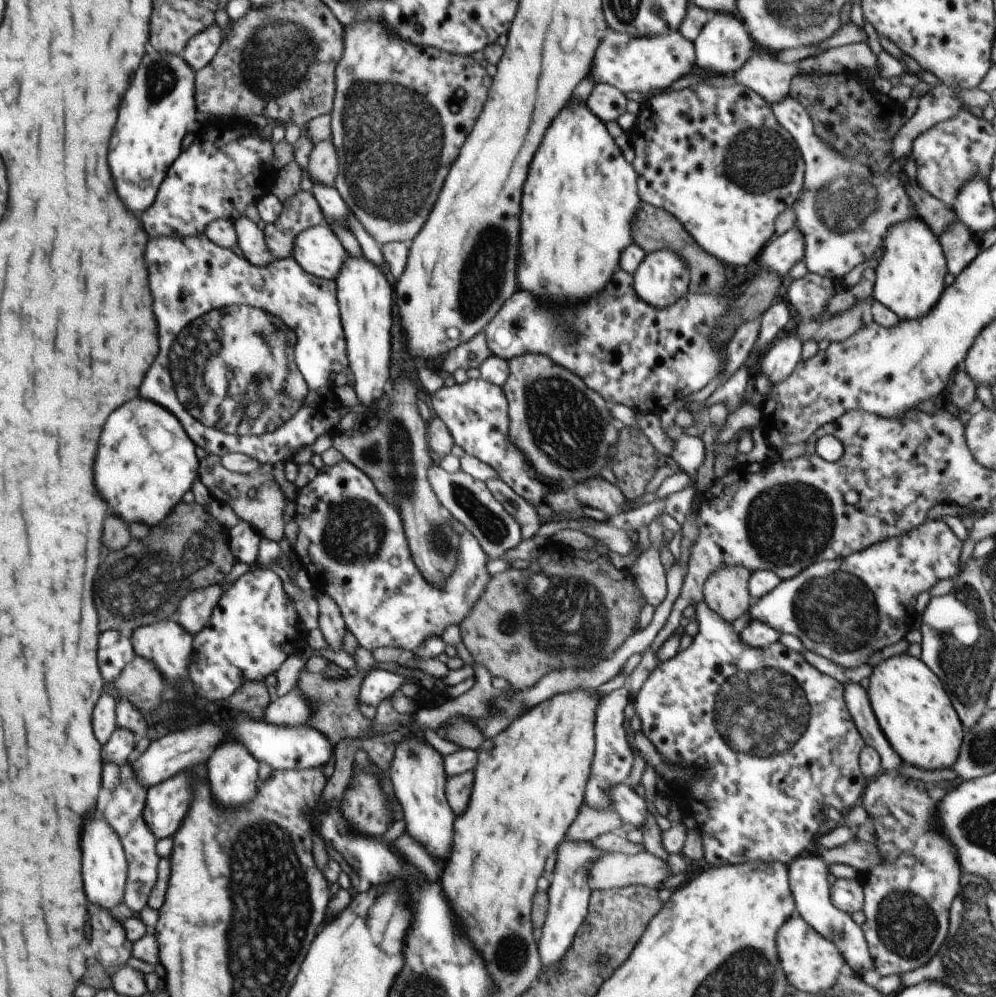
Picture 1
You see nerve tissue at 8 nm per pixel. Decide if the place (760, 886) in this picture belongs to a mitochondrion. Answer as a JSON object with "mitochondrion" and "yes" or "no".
{"mitochondrion":"no"}

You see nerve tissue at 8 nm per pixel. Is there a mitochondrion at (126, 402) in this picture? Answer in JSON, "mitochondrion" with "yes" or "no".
{"mitochondrion":"no"}

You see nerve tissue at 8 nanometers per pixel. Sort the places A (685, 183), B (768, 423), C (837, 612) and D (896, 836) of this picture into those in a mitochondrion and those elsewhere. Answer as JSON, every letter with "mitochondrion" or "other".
{"A":"other","B":"other","C":"mitochondrion","D":"other"}

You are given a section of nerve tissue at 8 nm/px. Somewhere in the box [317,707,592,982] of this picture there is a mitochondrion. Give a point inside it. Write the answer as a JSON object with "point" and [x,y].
{"point":[512,955]}

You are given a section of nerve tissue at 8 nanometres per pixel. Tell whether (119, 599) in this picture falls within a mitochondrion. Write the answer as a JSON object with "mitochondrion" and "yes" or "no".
{"mitochondrion":"yes"}

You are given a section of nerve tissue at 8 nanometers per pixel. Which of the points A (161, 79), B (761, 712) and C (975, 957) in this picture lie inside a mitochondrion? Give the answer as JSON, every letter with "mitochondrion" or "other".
{"A":"mitochondrion","B":"mitochondrion","C":"mitochondrion"}

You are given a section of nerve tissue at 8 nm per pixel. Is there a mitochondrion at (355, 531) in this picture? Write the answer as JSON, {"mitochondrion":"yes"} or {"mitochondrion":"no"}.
{"mitochondrion":"yes"}

